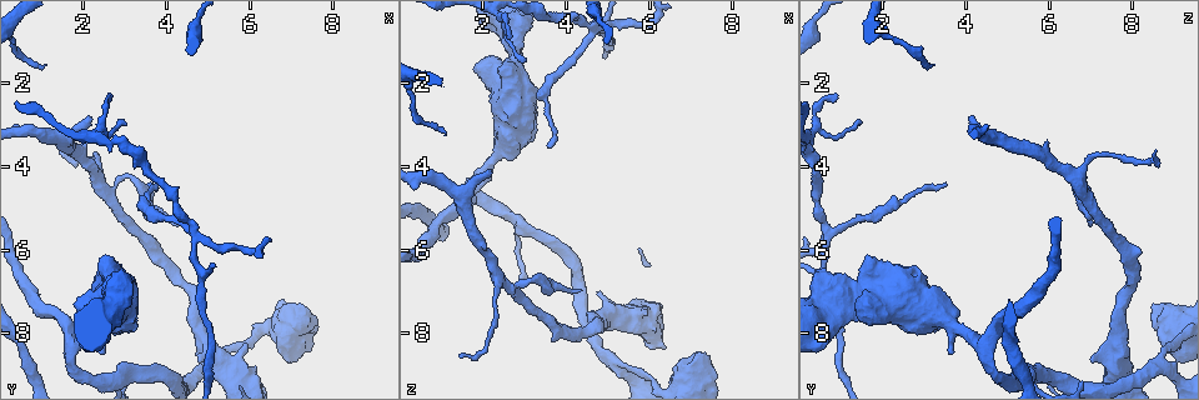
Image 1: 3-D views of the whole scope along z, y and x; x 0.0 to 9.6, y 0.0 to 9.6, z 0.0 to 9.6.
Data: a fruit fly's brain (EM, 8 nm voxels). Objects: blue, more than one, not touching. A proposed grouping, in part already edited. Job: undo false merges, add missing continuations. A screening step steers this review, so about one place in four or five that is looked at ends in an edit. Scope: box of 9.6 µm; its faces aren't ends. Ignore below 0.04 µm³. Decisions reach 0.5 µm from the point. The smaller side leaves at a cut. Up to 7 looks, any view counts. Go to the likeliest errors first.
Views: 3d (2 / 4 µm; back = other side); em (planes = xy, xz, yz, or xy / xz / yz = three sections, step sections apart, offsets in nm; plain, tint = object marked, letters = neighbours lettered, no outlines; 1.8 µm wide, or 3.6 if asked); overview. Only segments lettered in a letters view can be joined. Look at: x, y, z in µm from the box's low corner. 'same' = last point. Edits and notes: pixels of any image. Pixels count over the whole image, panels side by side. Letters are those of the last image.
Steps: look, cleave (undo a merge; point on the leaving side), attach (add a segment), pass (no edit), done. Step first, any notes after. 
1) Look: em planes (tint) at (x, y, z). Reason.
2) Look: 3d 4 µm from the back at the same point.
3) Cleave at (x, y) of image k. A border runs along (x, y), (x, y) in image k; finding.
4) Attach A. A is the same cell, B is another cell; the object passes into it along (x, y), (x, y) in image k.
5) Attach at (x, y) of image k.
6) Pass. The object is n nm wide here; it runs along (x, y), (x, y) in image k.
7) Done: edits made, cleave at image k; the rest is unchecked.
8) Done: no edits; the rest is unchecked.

Look: 3d 4 µm at (4.30, 5.40, 7.00). An open end.

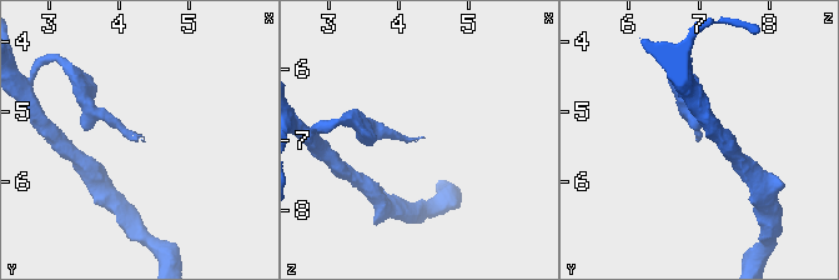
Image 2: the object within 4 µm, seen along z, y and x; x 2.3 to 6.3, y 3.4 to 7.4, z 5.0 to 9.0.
Look: em xy step 4 (tint) at (4.35, 5.35, 6.95).

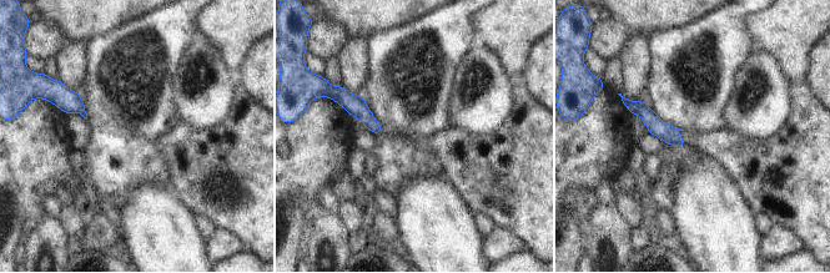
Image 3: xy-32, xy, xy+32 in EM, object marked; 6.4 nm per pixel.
Look: em planes (letters) at the same point. Another direction.

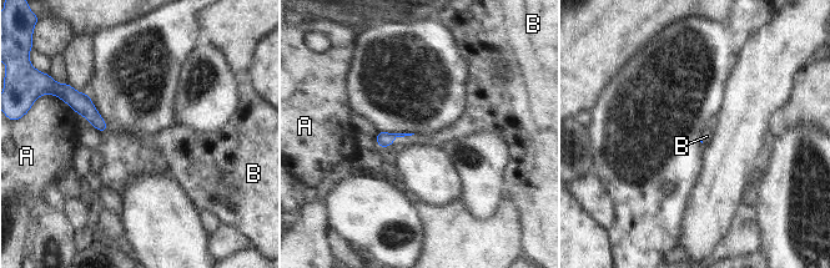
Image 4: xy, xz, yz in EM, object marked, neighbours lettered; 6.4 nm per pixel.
Attach B. B is the same cell, A is another cell; the object passes into it along (383, 138), (401, 136), (439, 138) in image 4; it goes on there.

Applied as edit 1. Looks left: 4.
Look: overview. Redraw.

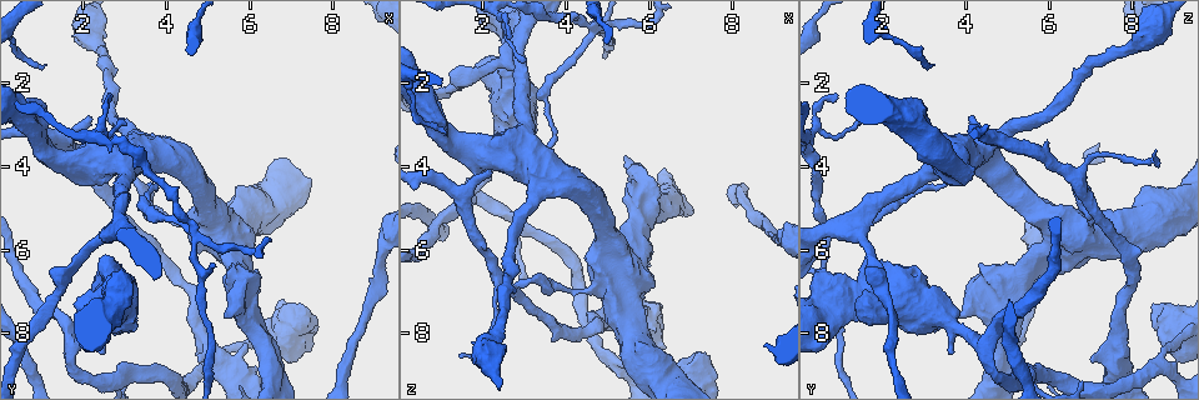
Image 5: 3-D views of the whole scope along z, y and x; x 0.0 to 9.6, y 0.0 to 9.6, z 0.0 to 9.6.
Look: em xz step 4 (letters) at (4.60, 5.50, 0.60). Thin neck.

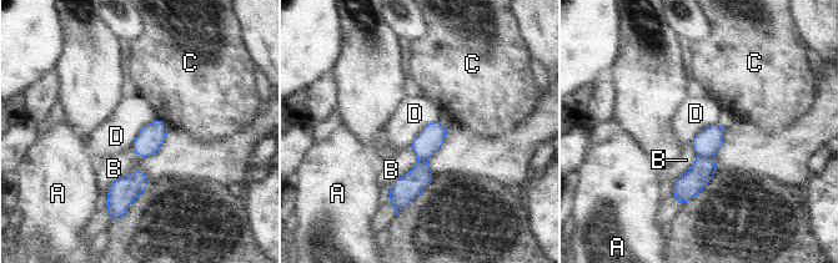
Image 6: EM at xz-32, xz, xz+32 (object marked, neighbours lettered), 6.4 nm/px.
Cleave at (691, 183) of image 6. A, B, C and D are other cells; a border runs along (698, 156), (711, 158) in image 6; a second cell is stuck on.

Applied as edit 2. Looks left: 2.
Look: em planes (letters) at (2.70, 4.60, 6.85). Three-way junction.

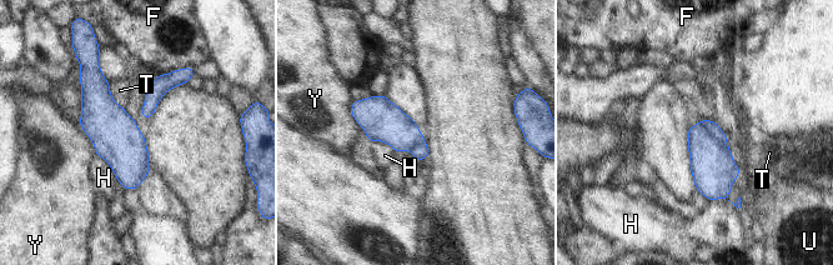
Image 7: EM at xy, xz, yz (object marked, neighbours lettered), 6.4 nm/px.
Cleave at (712, 165) of image 7. F, H, T, U and Y are other cells; a border runs along (701, 120), (716, 138), (726, 141) in image 7; a second cell is stuck on.

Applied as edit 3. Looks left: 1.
Done: edits made, attach at image 4, cleave at image 6, cleave at image 7; the rest is unchecked.

